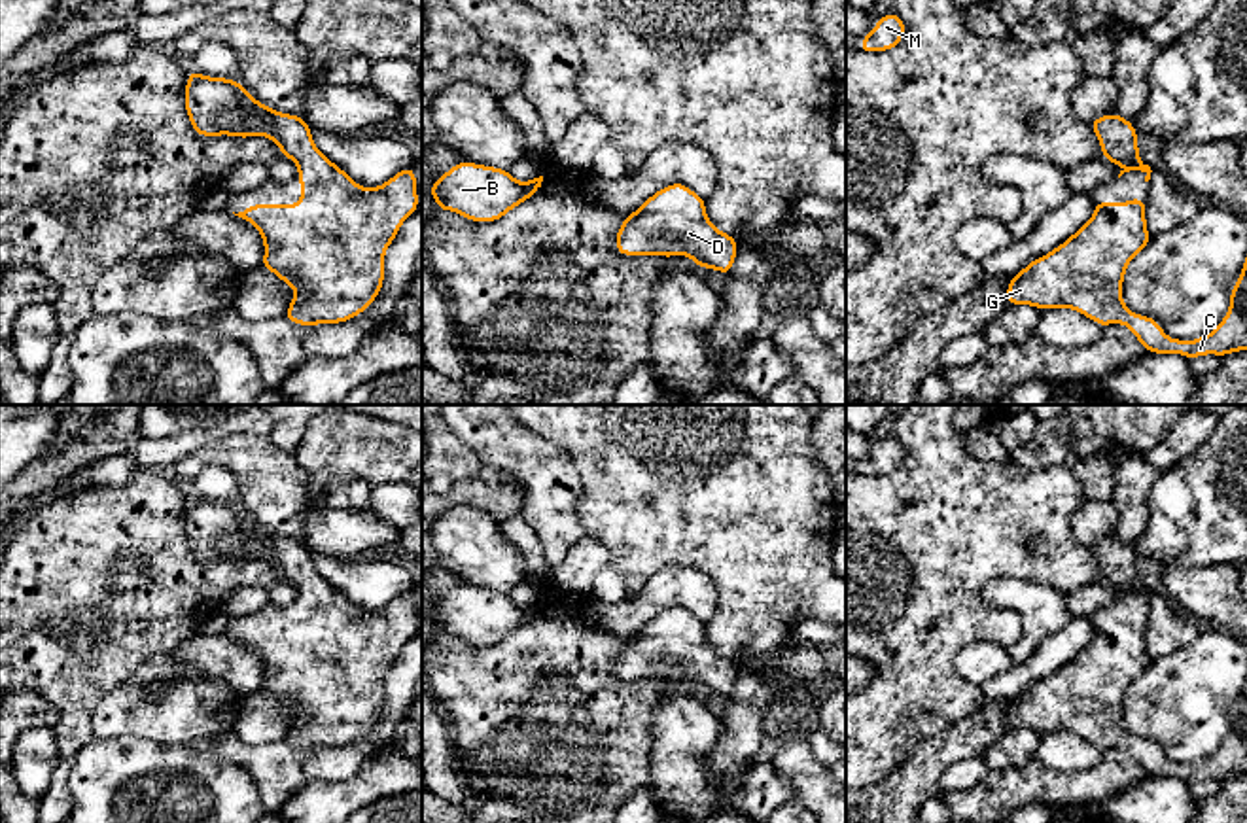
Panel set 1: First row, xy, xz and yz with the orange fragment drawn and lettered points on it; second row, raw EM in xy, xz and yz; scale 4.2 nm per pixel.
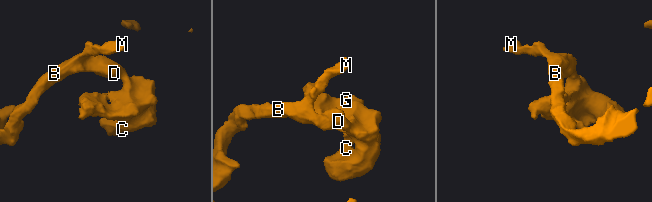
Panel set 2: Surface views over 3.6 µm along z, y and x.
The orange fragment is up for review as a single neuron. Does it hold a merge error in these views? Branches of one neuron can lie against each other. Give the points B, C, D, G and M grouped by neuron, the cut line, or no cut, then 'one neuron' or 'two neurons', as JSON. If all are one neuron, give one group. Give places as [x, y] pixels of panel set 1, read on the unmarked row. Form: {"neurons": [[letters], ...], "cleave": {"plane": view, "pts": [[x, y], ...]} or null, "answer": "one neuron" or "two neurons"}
{"neurons": [["B", "C", "D", "G", "M"]], "cleave": null, "answer": "one neuron"}

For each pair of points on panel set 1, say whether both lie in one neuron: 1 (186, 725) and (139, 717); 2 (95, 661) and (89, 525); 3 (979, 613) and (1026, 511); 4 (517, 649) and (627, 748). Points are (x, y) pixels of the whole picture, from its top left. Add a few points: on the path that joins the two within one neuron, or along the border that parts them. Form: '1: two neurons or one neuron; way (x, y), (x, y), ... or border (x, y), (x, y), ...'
1: one neuron; way (175, 717), (150, 717)
2: one neuron; way (89, 627), (89, 559)
3: one neuron; way (973, 589), (973, 564), (1001, 536)
4: one neuron; way (526, 685), (572, 740), (591, 740)

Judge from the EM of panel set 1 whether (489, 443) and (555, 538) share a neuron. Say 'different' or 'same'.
same

